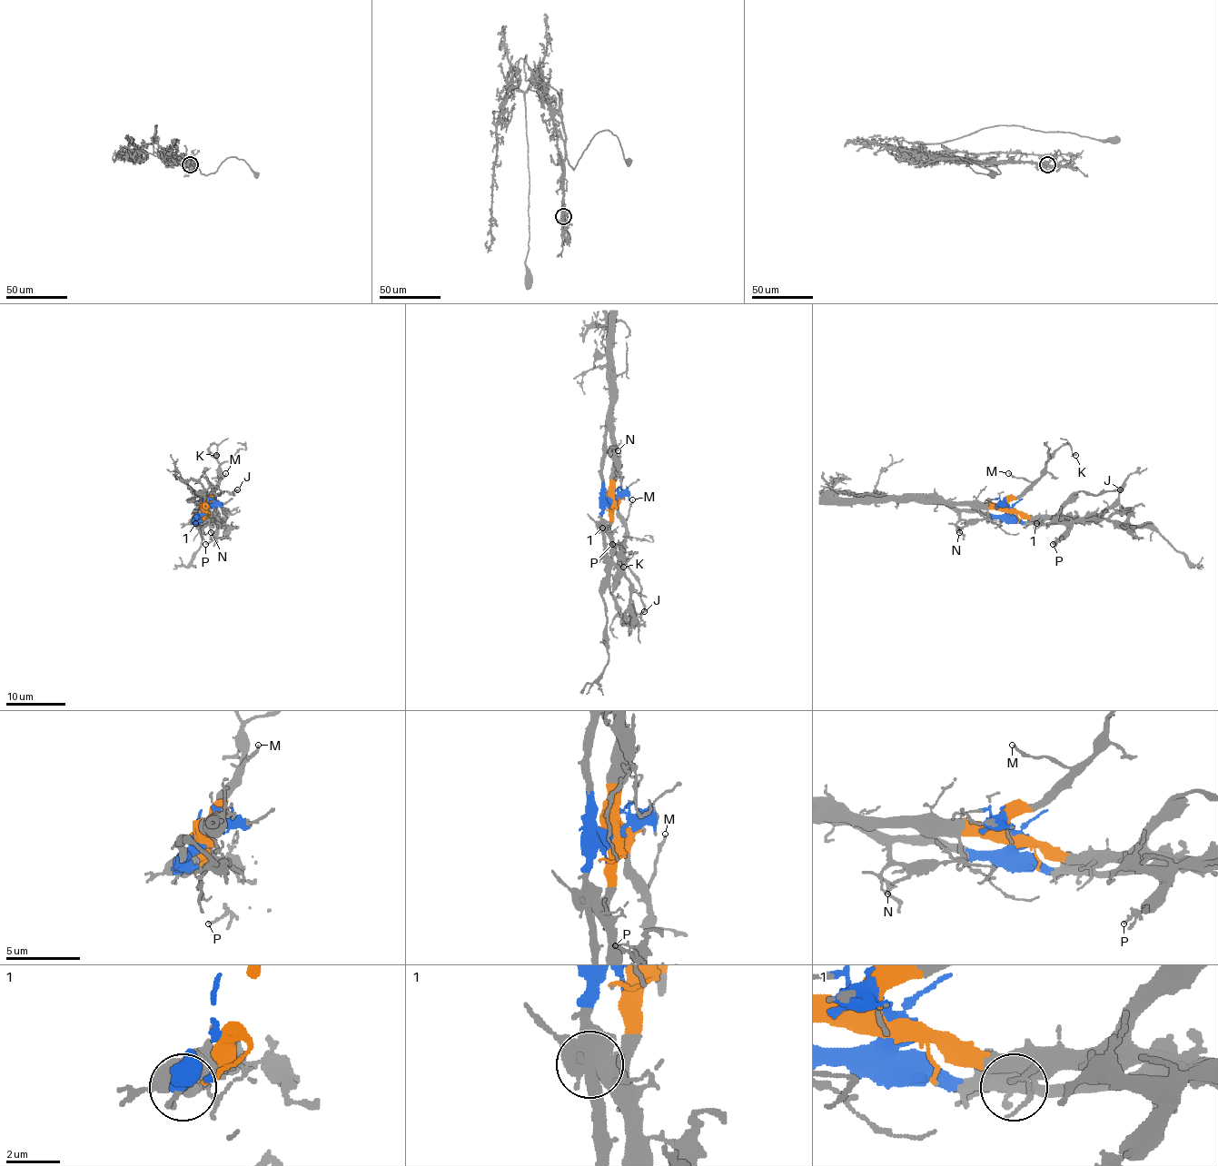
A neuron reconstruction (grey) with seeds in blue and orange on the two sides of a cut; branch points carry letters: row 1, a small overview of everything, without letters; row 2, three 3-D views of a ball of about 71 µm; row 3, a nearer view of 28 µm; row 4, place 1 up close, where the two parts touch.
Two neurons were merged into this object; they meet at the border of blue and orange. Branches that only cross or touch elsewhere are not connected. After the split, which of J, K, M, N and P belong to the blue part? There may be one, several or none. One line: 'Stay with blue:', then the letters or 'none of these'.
Stay with blue: N, P

